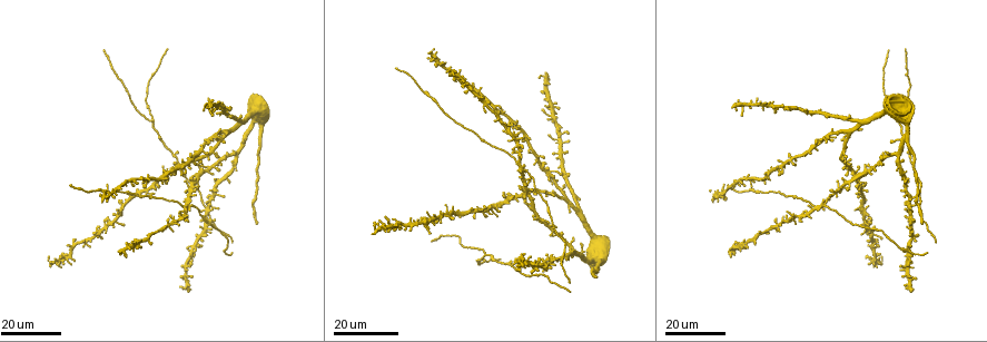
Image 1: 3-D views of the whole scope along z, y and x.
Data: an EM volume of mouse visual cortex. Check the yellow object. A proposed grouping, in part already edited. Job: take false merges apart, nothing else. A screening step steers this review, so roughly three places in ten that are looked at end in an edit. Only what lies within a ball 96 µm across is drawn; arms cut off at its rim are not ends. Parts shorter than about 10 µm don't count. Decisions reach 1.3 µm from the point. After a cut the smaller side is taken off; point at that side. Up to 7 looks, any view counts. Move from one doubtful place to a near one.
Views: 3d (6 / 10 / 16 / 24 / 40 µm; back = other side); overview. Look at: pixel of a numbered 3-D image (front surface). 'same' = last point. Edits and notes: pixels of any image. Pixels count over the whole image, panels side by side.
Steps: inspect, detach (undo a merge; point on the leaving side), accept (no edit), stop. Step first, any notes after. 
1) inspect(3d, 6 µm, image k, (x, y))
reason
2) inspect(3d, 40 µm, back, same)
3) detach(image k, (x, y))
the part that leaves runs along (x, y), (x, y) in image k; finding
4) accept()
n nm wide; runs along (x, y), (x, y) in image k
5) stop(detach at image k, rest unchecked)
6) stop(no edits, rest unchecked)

inspect(3d, 24 µm, image 1, (154, 122))
three-way junction

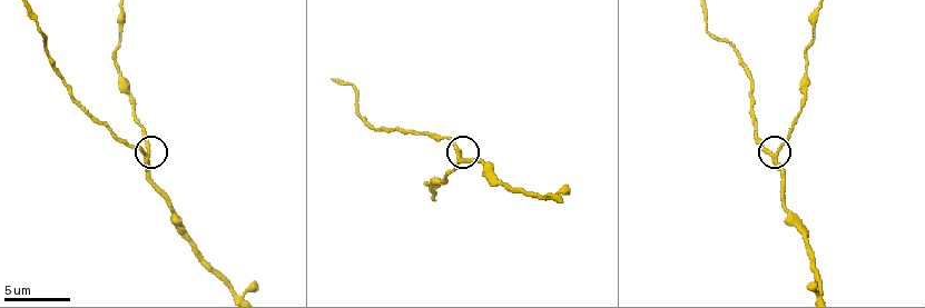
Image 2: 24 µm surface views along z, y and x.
inspect(3d, 6 µm, image 2, (774, 154))

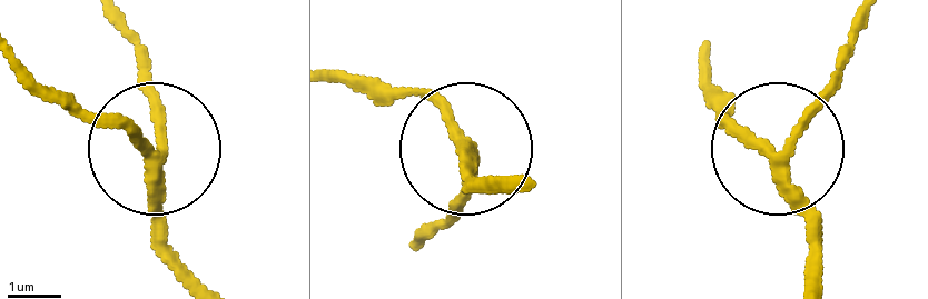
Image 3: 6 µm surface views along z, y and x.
inspect(3d, 6 µm, back, image 3, (783, 143))

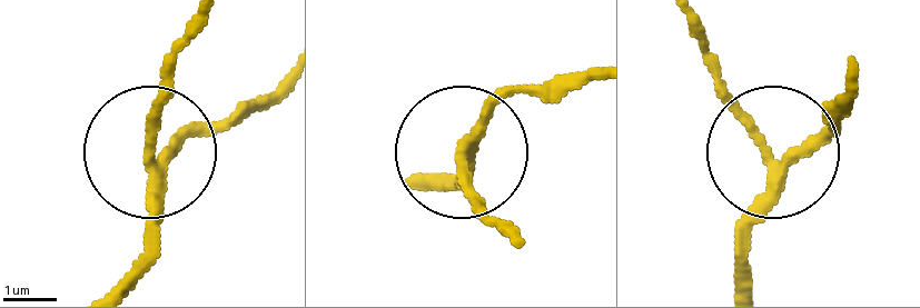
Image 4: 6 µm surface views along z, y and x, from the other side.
accept()
210 nm wide; runs along (124, 278), (149, 225), (162, 79), (185, 43) in image 4; continuous, no second neuron

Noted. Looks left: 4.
inspect(3d, 16 µm, image 1, (541, 272))
side arm on a straight run

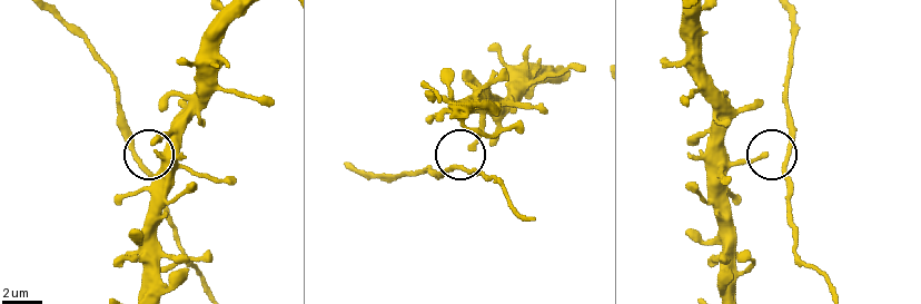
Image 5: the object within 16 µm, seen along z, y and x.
inspect(3d, 10 µm, image 5, (782, 169))
zoom in

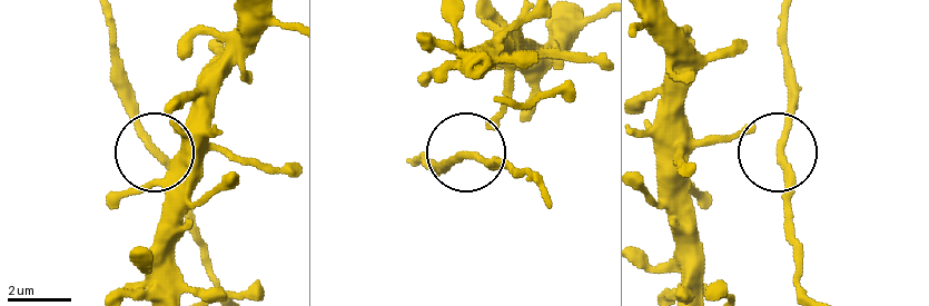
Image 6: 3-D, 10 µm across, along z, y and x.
accept()
3 arms; runs along (583, 19), (506, 67), (501, 115), (468, 155), (501, 163) in image 6; one neuron here

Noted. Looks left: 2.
stop(no edits, rest unchecked)

